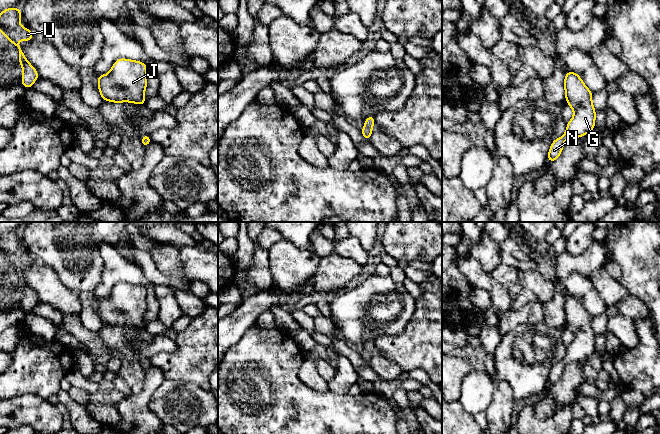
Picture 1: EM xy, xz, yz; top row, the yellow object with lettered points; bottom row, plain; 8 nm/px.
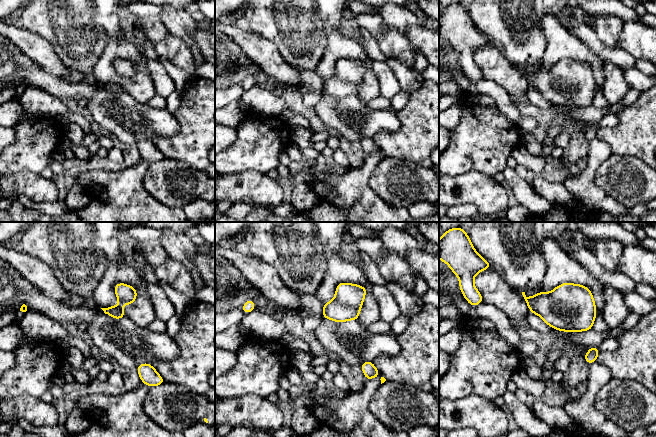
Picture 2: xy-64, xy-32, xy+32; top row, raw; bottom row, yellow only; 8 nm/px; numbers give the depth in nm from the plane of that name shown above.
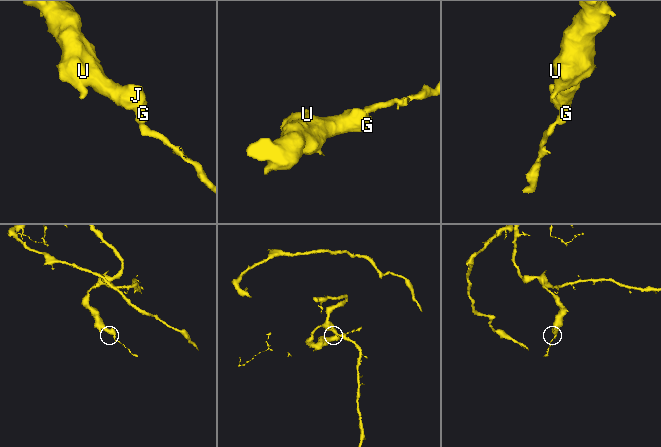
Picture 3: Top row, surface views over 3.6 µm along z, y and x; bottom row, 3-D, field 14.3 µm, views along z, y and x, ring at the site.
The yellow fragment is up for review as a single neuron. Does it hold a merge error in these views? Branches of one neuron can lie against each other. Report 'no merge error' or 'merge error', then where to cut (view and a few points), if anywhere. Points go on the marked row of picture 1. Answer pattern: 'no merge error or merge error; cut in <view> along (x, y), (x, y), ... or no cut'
no merge error; no cut

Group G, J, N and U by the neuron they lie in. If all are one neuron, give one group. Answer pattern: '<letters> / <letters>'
G J N U

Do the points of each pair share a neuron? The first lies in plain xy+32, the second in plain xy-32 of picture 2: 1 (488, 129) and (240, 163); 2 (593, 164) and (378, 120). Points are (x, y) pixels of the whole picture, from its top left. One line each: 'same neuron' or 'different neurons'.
1: same neuron
2: different neurons

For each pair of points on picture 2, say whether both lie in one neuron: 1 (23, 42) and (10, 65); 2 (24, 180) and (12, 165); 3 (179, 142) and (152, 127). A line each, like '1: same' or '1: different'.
1: different
2: different
3: different

